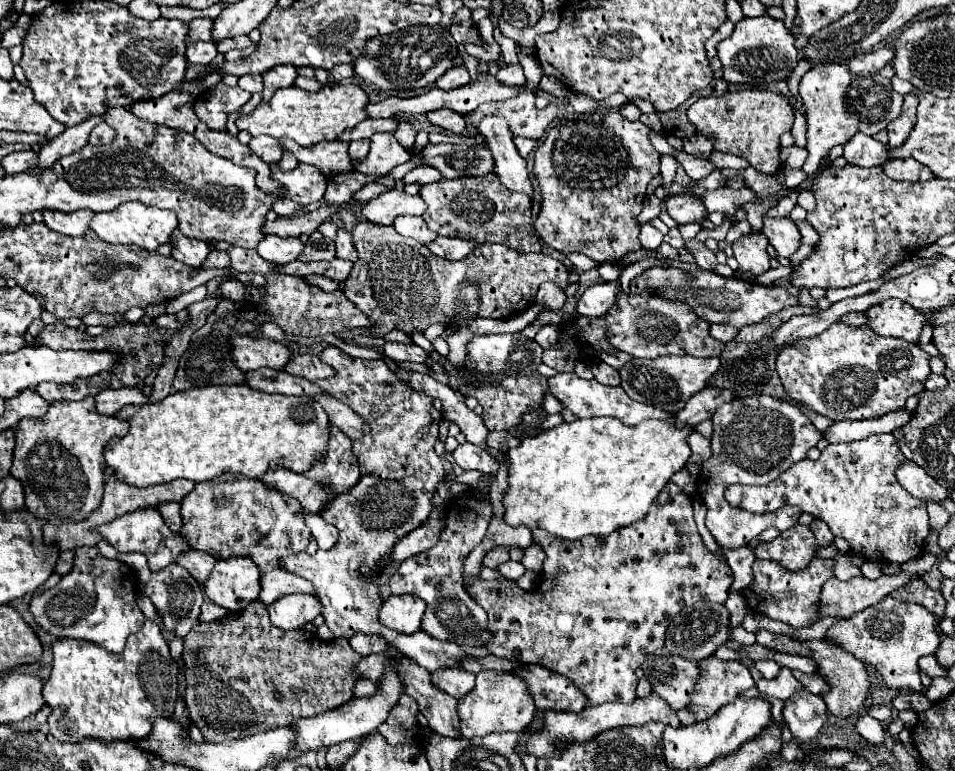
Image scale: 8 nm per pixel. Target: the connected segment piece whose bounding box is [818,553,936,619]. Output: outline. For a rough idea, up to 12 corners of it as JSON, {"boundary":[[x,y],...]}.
{"boundary":[[936,555],[870,581],[828,579],[818,617],[850,617],[922,577]]}

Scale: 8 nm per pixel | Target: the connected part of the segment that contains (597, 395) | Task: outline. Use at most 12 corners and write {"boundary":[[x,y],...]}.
{"boundary":[[576,373],[548,379],[548,391],[578,419],[626,425],[672,413],[632,401],[622,387]]}

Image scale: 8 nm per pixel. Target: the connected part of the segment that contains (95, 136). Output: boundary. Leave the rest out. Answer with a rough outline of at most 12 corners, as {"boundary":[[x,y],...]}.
{"boundary":[[98,123],[90,133],[92,145],[108,145],[114,131],[106,123]]}

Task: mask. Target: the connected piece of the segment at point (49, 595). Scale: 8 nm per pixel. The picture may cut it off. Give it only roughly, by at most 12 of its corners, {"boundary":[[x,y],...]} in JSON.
{"boundary":[[74,549],[30,601],[58,639],[120,653],[145,619],[126,563]]}

